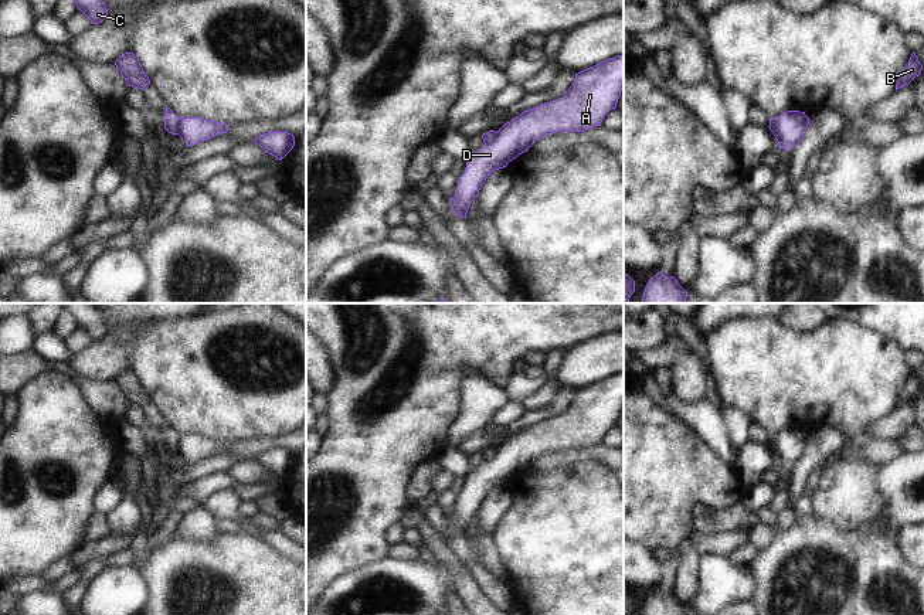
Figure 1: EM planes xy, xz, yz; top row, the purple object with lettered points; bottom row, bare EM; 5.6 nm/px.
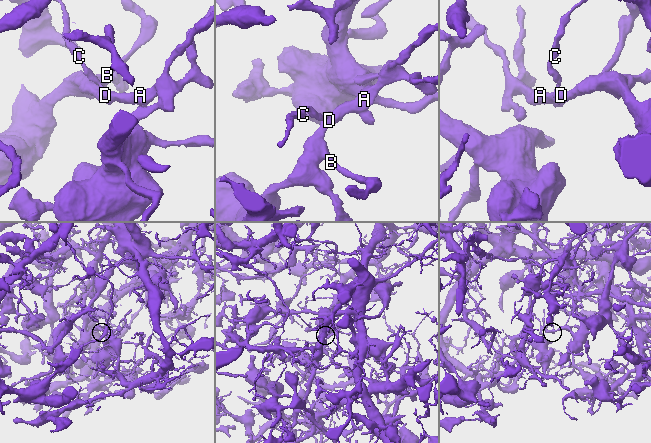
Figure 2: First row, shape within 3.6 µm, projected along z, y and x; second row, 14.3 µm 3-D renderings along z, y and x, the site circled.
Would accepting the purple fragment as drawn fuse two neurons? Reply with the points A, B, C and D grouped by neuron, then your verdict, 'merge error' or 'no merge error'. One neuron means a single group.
A B D / C; merge error

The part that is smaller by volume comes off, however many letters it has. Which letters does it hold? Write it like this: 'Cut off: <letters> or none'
Cut off: C

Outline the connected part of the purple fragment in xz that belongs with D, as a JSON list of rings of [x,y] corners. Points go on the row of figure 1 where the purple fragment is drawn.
[[[624,55],[608,58],[594,67],[575,74],[575,79],[563,98],[541,103],[533,109],[522,112],[510,122],[505,123],[492,143],[471,153],[466,159],[465,173],[459,177],[455,196],[449,198],[451,208],[459,217],[466,218],[471,203],[478,197],[482,184],[492,171],[503,169],[509,162],[529,150],[529,147],[550,133],[584,132],[601,126],[604,116],[616,108],[621,91],[624,89]]]

